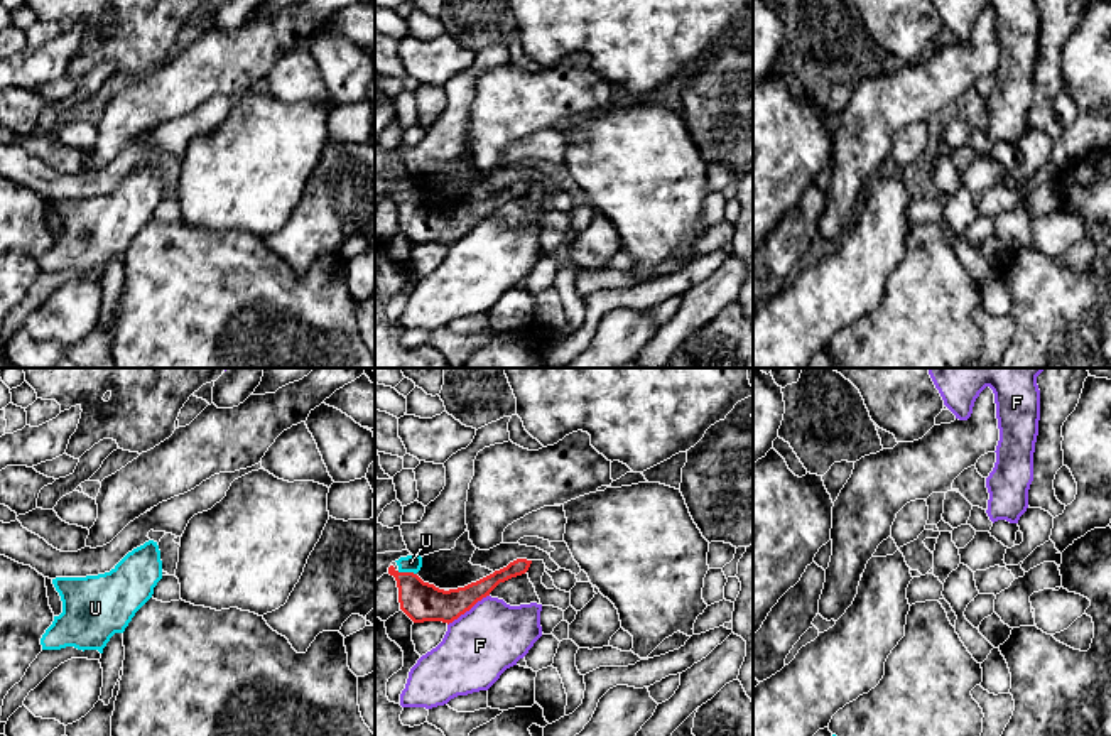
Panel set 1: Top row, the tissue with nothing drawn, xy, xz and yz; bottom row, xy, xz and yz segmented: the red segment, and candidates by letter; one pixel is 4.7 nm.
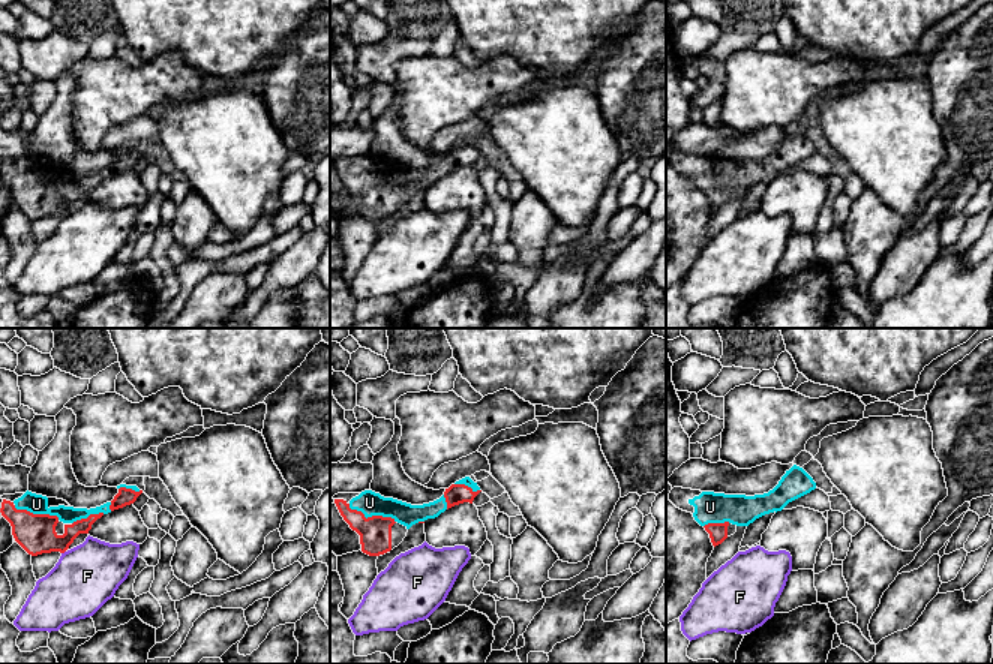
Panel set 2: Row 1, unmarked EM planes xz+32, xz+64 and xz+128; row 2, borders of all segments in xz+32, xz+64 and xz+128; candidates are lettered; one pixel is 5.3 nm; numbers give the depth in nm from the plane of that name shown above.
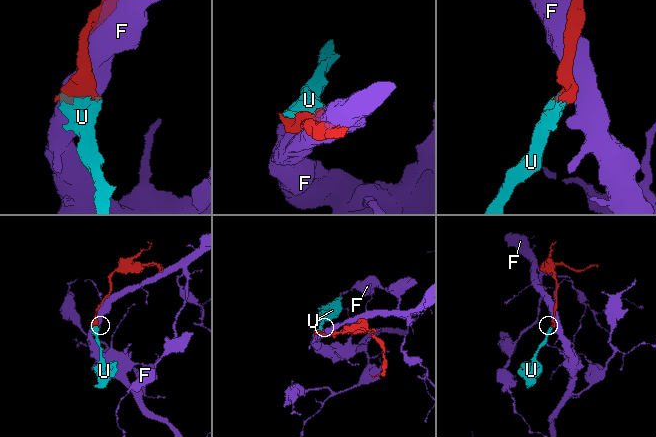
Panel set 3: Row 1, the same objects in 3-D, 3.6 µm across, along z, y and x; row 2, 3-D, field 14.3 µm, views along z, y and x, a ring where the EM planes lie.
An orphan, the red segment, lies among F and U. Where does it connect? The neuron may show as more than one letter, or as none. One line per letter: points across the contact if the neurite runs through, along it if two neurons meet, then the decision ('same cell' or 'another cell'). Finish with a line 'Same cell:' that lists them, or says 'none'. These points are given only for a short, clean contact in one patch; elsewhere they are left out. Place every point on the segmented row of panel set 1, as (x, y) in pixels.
F: another cell
U: same cell
Same cell: U

